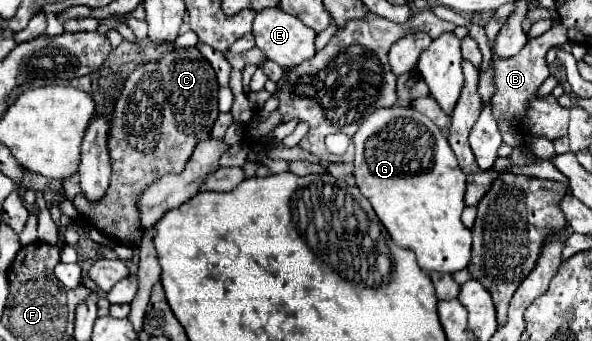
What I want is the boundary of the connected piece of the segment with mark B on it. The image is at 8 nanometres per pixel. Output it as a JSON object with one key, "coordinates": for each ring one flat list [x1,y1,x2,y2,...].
{"coordinates":[[557,17,555,25,531,39,515,57,493,57,493,85,495,85,495,95,491,99,493,103,493,115,507,115,515,125,525,125,529,127,529,131,533,135,543,135,547,139,557,139,567,135,567,127,569,127,569,111,565,107,561,107,557,103,557,99,553,95,547,97,537,97,537,89,541,87,541,83,549,77,549,67,545,63,545,53,559,45,565,43,567,35,565,35,565,25,561,23,561,19]]}

